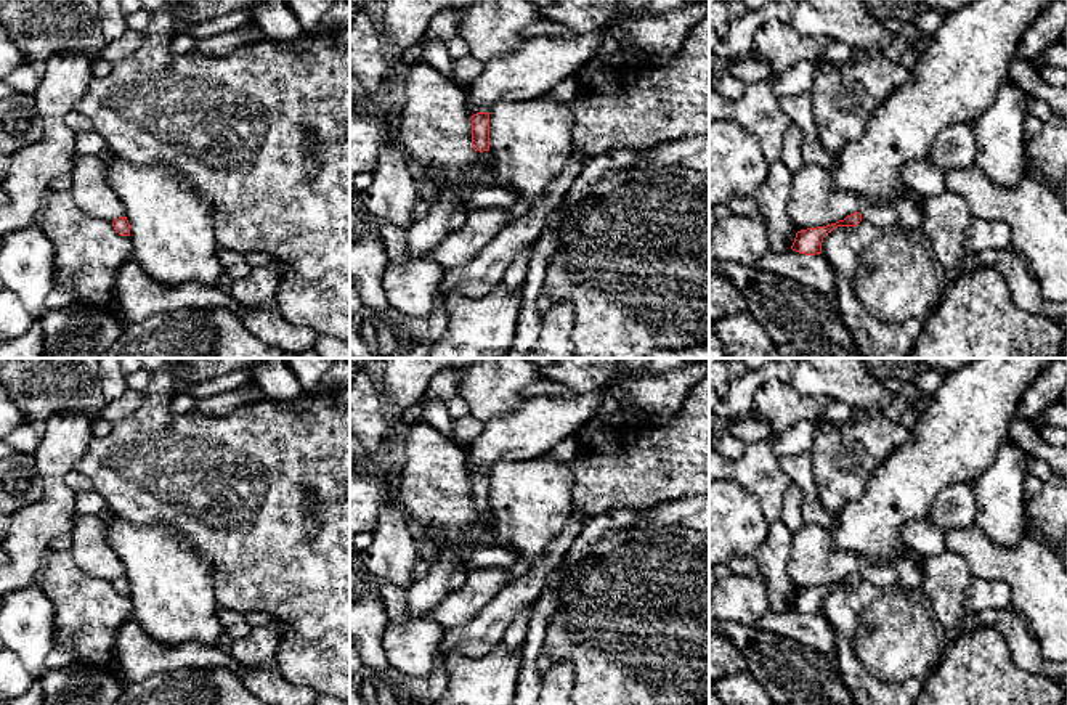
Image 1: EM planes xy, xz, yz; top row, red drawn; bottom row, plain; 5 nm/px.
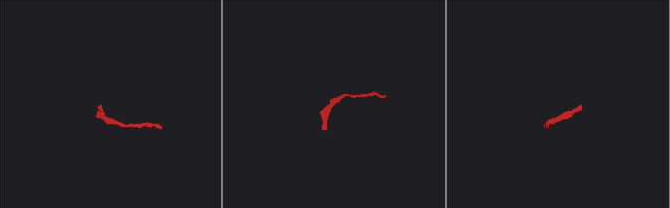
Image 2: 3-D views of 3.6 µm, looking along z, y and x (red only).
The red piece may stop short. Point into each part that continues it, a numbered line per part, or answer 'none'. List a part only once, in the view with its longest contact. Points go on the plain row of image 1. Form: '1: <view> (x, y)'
1: yz (884, 575)

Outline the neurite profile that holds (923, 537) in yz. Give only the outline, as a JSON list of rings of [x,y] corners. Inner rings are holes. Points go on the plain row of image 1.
[[[918,519],[902,527],[902,536],[908,549],[926,559],[937,556],[947,549],[945,530],[931,519]]]

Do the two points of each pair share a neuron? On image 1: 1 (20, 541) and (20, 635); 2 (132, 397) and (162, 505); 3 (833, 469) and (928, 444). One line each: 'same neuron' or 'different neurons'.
1: different neurons
2: different neurons
3: different neurons

